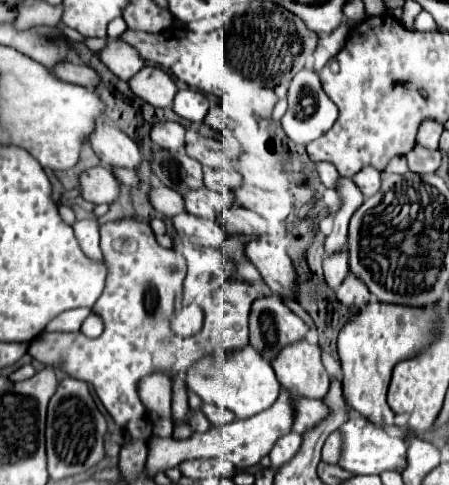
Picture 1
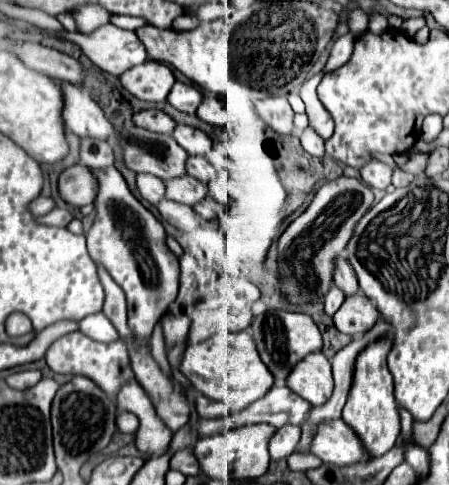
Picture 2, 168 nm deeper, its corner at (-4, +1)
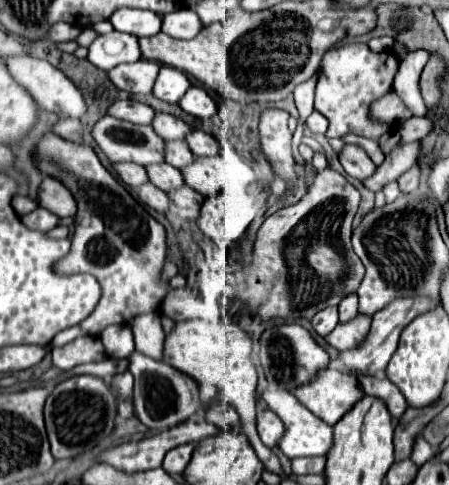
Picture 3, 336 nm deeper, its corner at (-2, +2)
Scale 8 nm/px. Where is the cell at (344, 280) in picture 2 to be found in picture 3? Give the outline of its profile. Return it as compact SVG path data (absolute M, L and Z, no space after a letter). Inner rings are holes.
M349 295L339 303L339 323L343 321L351 321L351 317L355 317L357 313L357 295Z

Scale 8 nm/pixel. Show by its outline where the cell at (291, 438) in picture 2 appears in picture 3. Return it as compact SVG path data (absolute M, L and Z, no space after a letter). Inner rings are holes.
M269 409L257 411L257 431L259 431L261 441L263 441L269 449L277 447L277 441L279 441L279 437L283 435L283 429L285 429L285 427L283 427L281 419L279 419L273 411L269 411Z

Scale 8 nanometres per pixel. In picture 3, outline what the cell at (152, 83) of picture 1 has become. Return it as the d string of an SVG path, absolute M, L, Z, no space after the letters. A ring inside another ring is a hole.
M139 59L137 63L123 63L119 67L113 67L107 75L117 89L123 89L127 93L147 95L153 91L157 73L159 65L155 61Z

